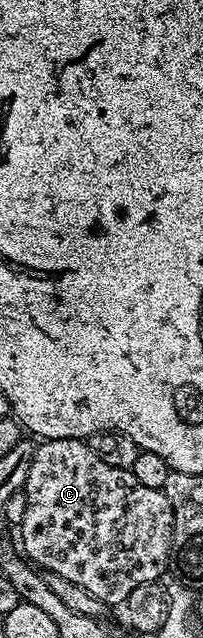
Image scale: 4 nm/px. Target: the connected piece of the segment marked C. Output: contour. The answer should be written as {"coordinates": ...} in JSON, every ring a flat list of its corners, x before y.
{"coordinates":[[42,440,34,448,29,480,23,491,27,495,27,515,23,515,19,533,24,556,38,570,63,575,63,579,87,587,105,606,124,606,131,591,157,583,169,569,173,512,167,495,155,487,143,487,132,469,103,463,84,440]]}

